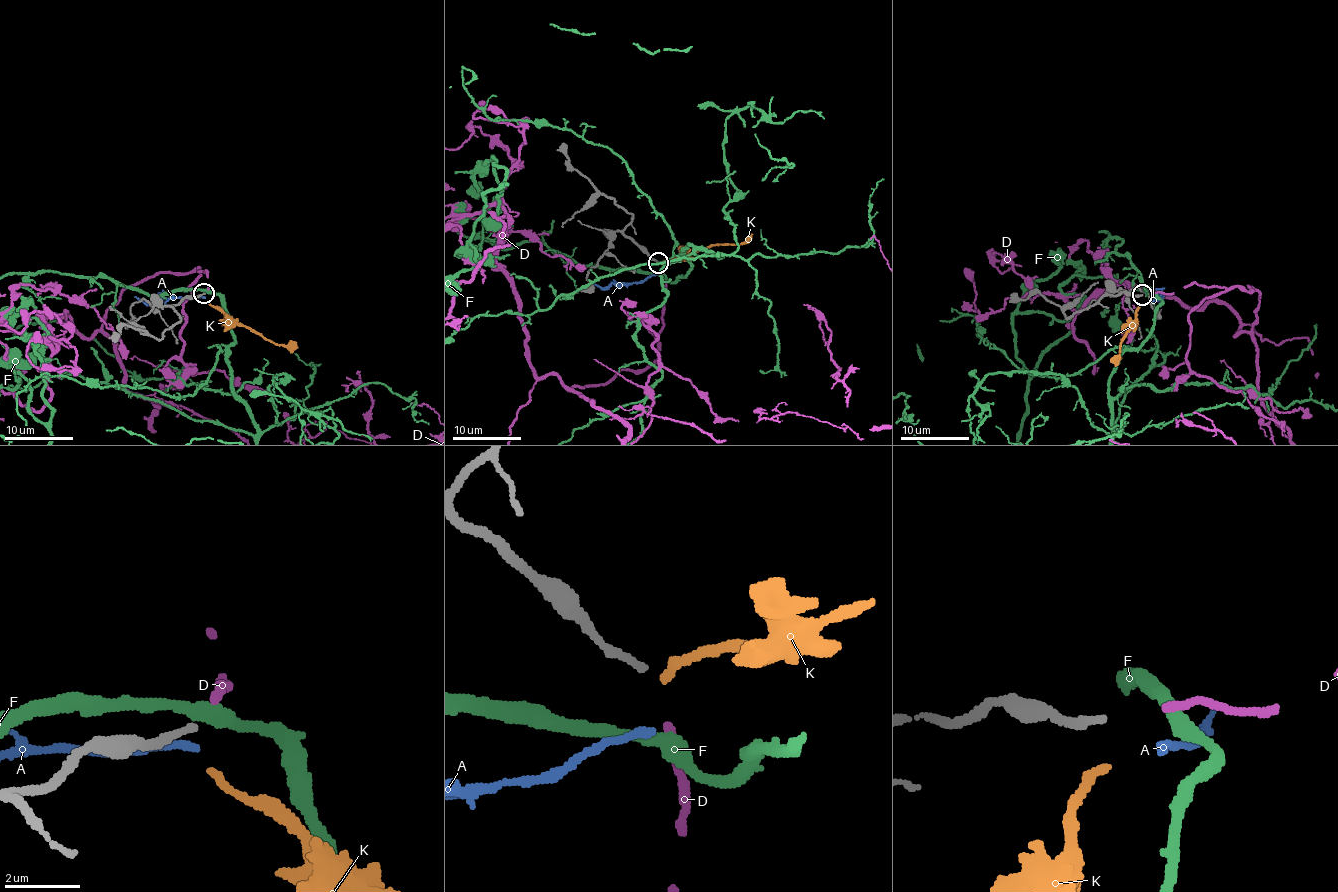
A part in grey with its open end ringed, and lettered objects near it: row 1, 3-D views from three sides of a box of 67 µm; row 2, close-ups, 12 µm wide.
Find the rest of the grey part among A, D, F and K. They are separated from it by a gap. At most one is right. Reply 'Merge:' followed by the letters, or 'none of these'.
Merge: D

